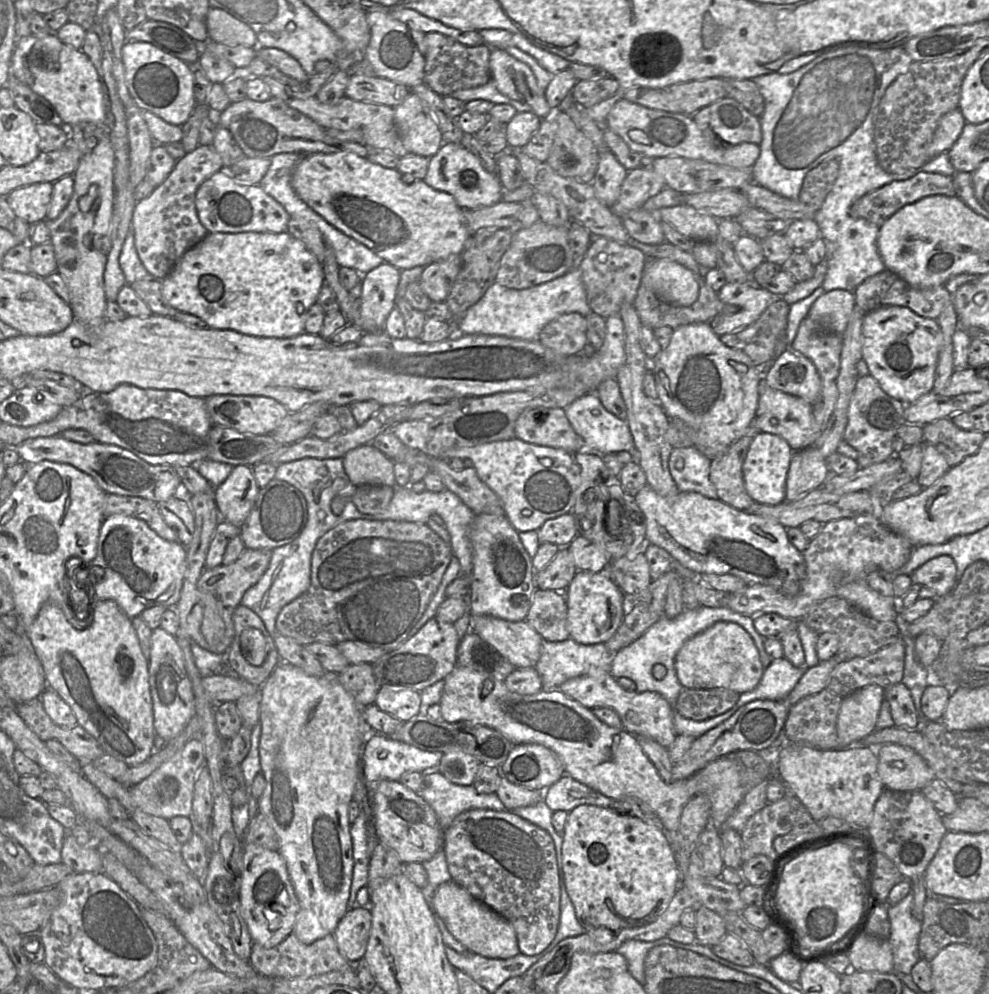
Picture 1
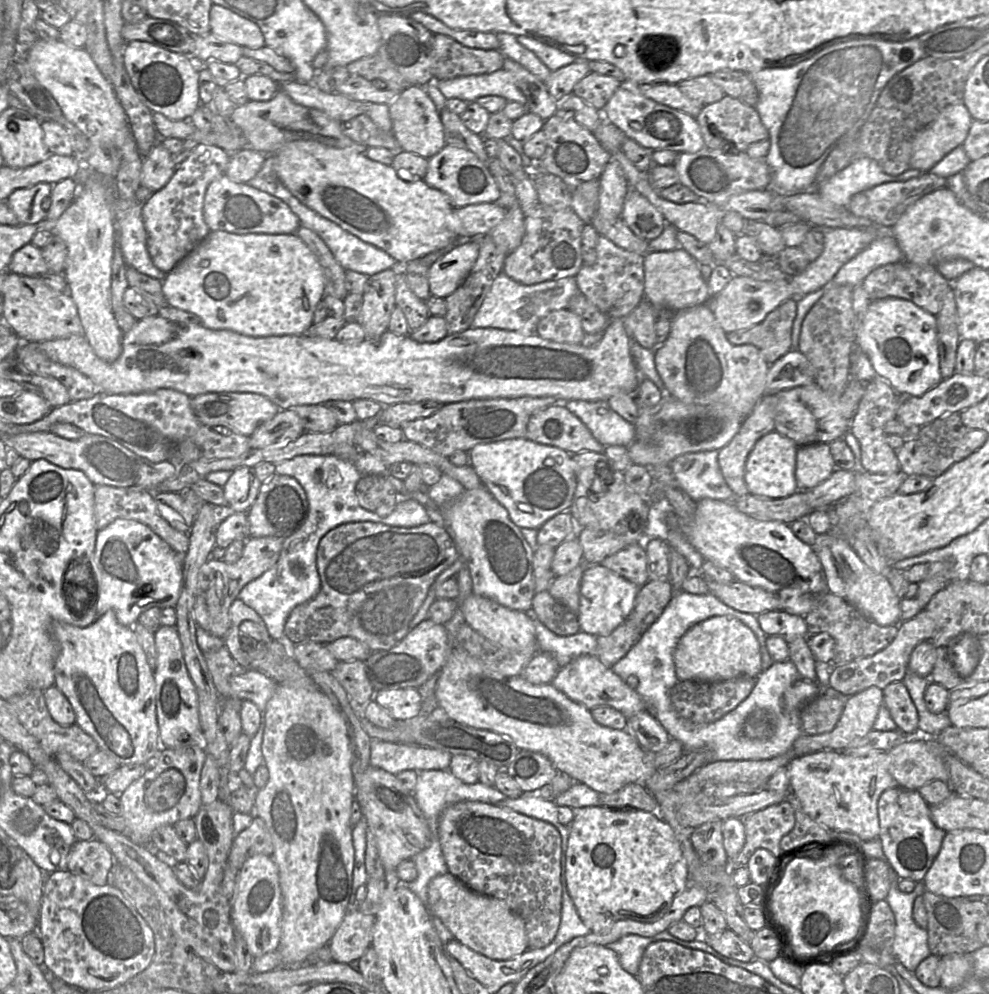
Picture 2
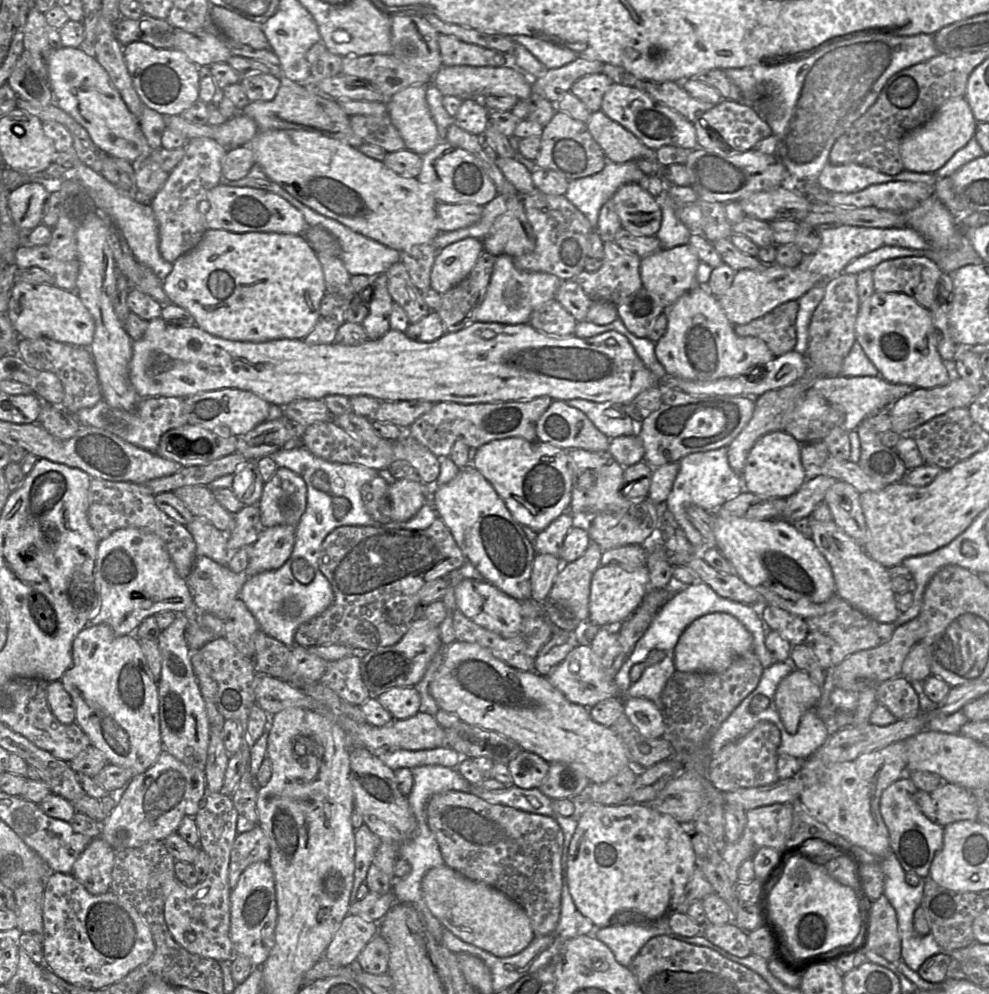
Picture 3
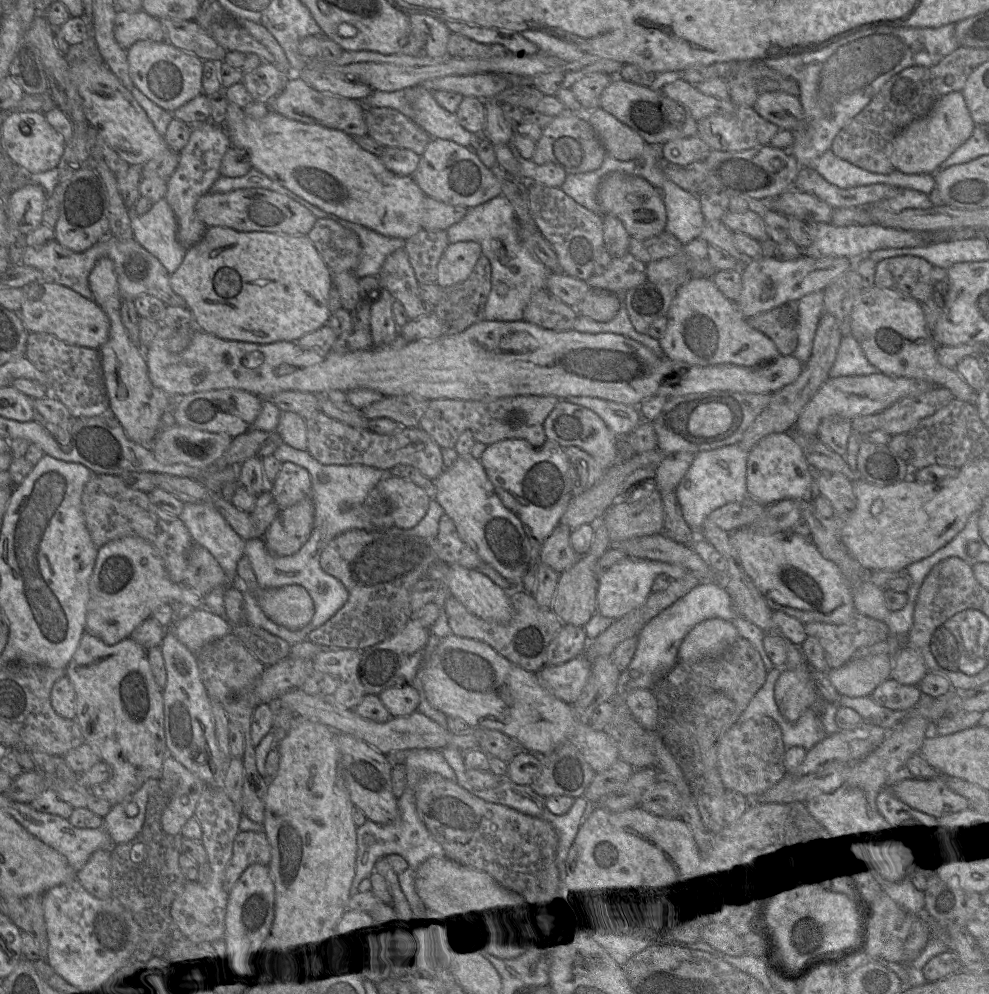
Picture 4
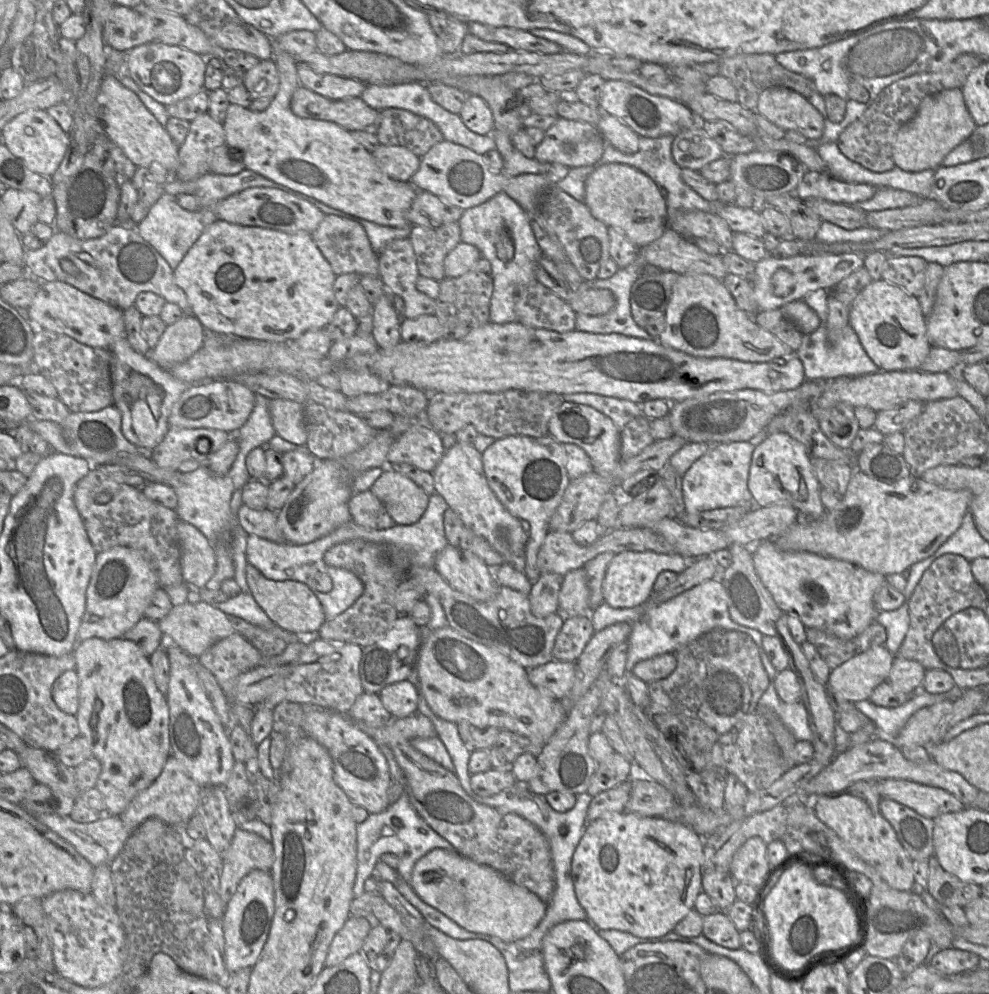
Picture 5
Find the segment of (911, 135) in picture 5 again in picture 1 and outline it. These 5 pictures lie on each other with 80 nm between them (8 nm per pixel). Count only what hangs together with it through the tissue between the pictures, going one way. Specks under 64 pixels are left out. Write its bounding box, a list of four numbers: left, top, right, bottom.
[928,108,966,159]

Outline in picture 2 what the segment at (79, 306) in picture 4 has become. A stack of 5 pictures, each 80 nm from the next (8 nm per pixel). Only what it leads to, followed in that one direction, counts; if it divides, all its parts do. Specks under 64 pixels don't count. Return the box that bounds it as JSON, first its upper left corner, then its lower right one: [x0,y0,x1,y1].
[2,271,83,342]

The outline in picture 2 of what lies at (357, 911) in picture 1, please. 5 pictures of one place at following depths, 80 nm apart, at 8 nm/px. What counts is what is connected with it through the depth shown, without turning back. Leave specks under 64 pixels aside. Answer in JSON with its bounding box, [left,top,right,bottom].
[328,908,375,961]

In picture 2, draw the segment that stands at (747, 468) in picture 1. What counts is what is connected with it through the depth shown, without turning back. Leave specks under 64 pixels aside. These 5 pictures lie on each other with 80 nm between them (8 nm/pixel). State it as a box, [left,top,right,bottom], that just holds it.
[744,431,798,499]

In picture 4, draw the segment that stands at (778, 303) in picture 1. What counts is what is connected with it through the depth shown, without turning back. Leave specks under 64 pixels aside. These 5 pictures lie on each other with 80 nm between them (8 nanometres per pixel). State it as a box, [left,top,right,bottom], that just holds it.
[747,302,798,355]

